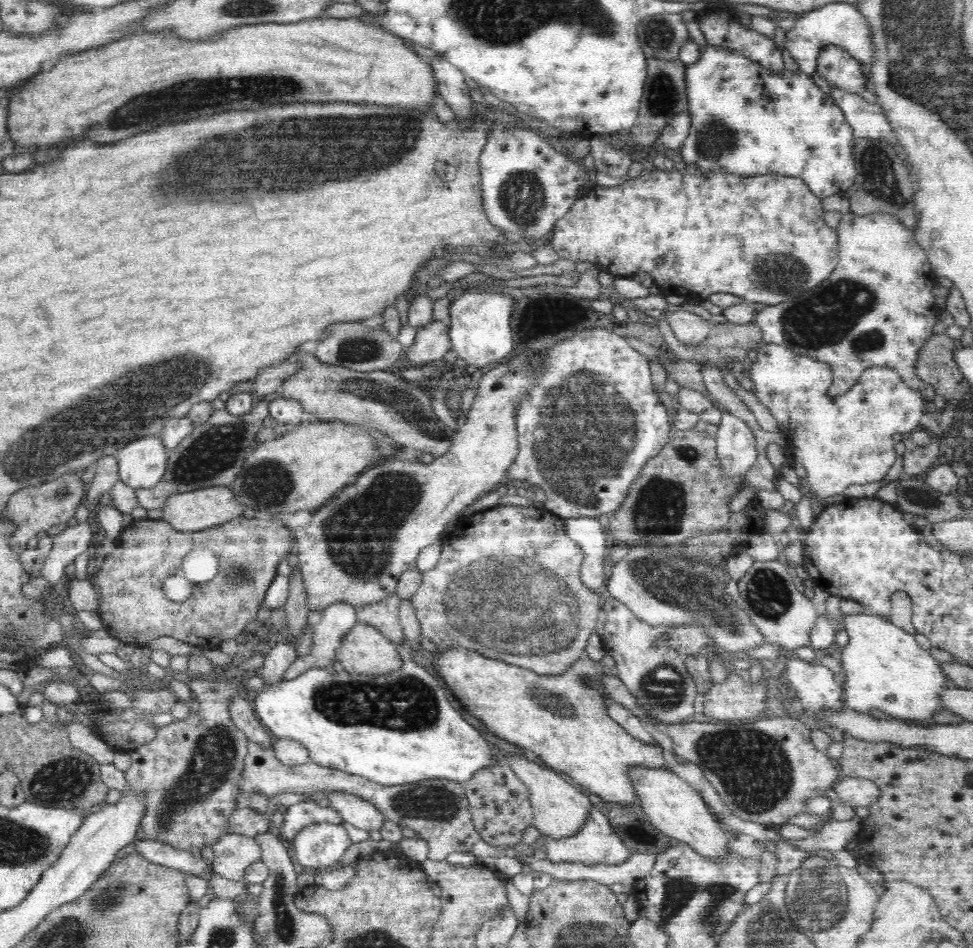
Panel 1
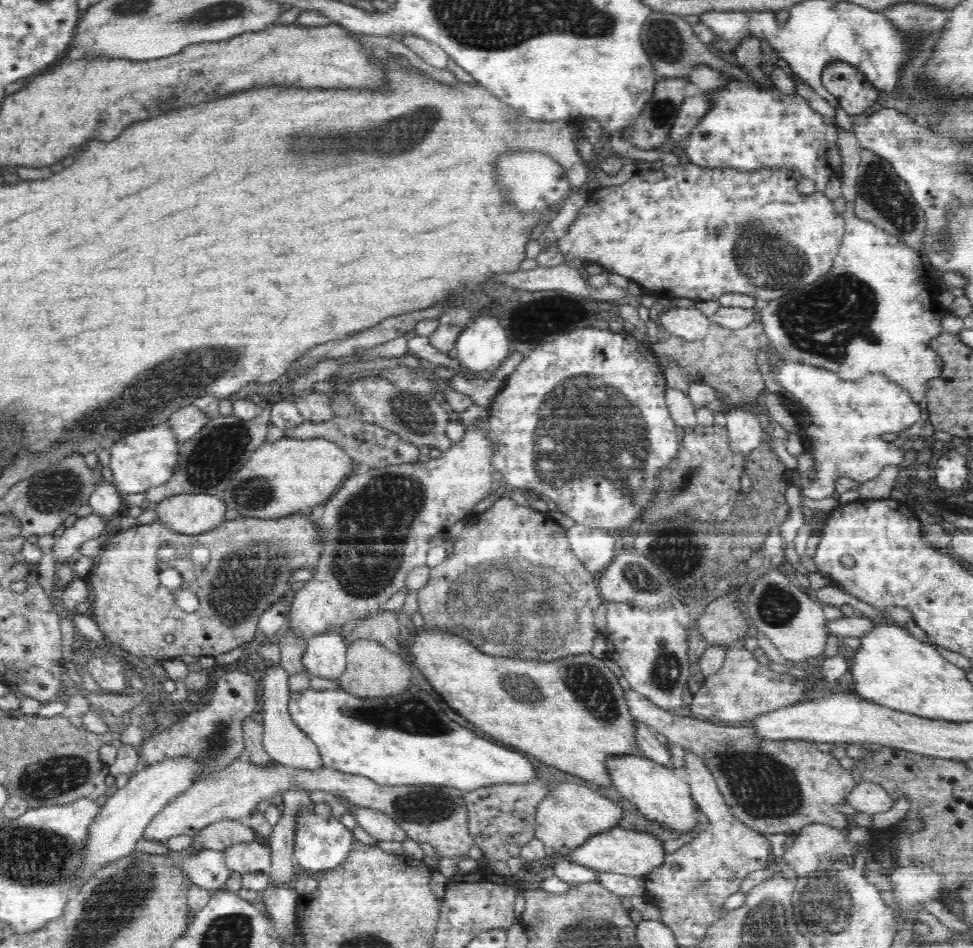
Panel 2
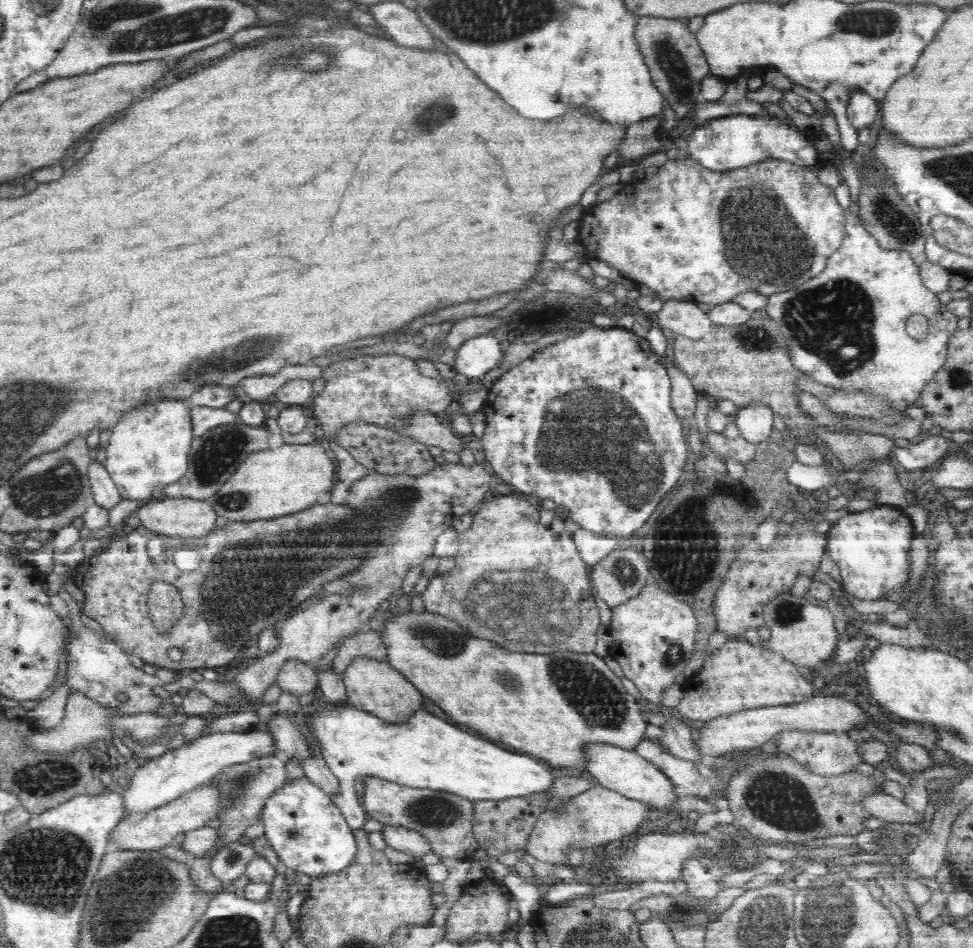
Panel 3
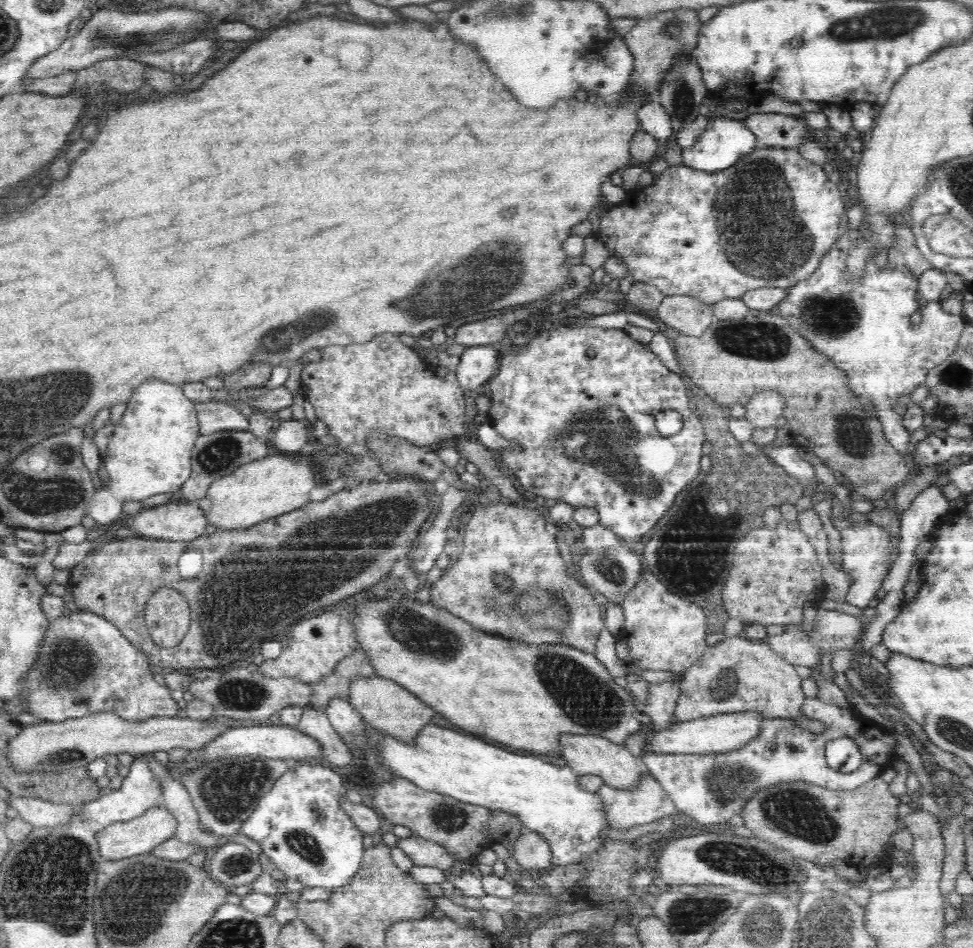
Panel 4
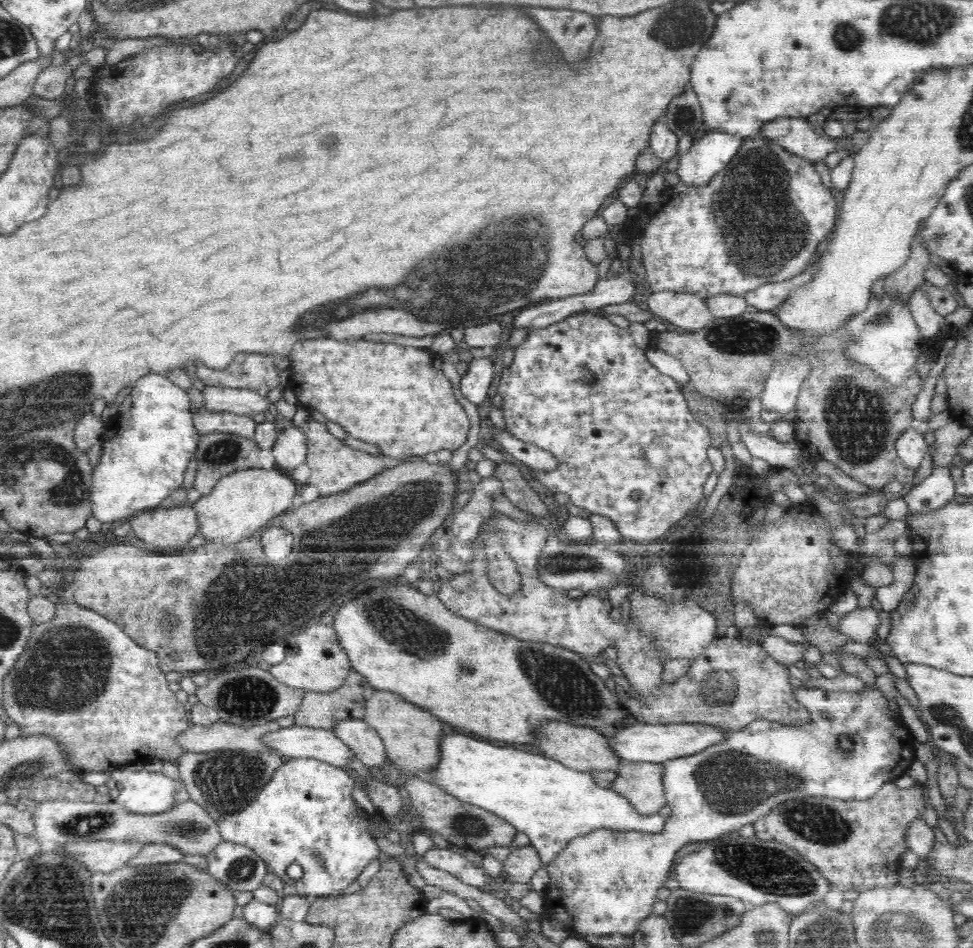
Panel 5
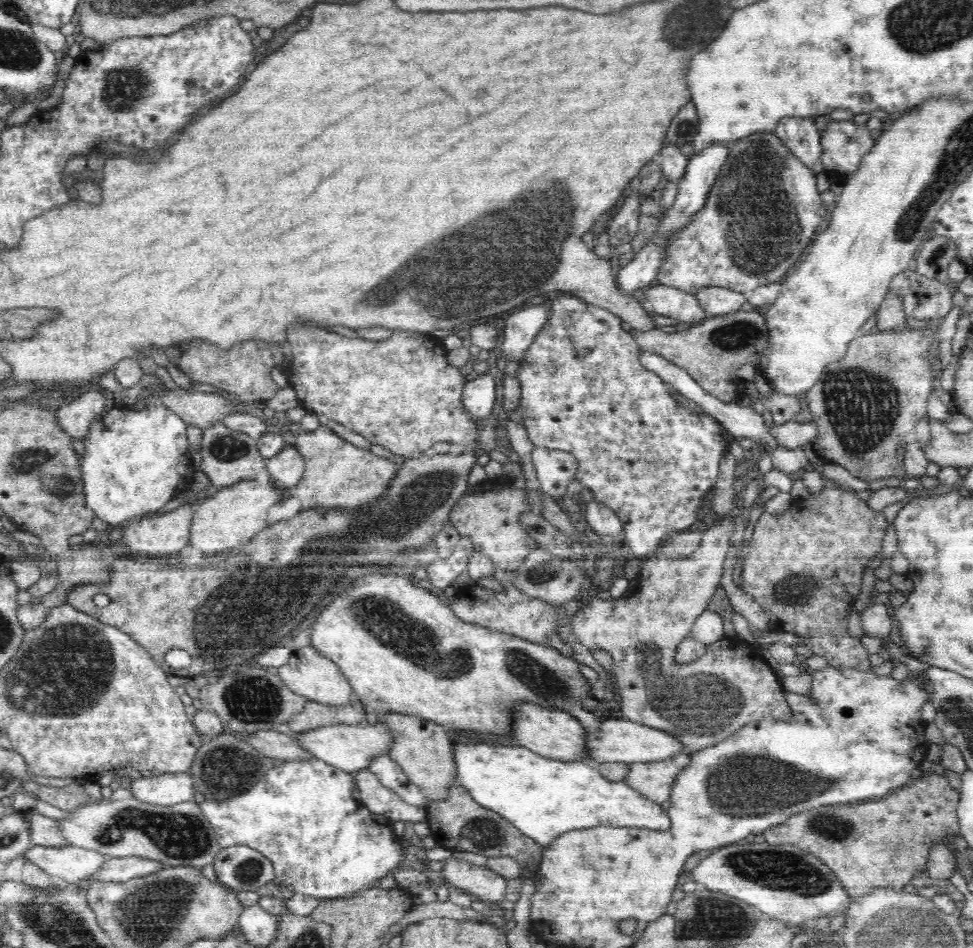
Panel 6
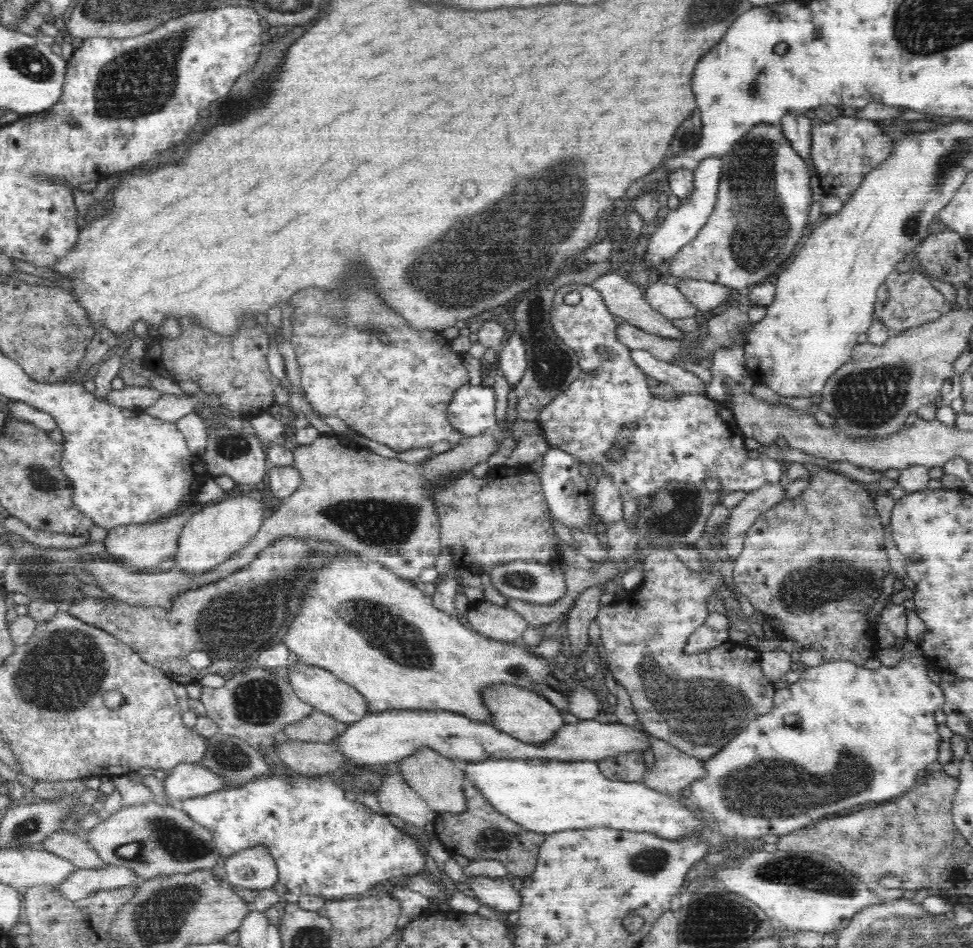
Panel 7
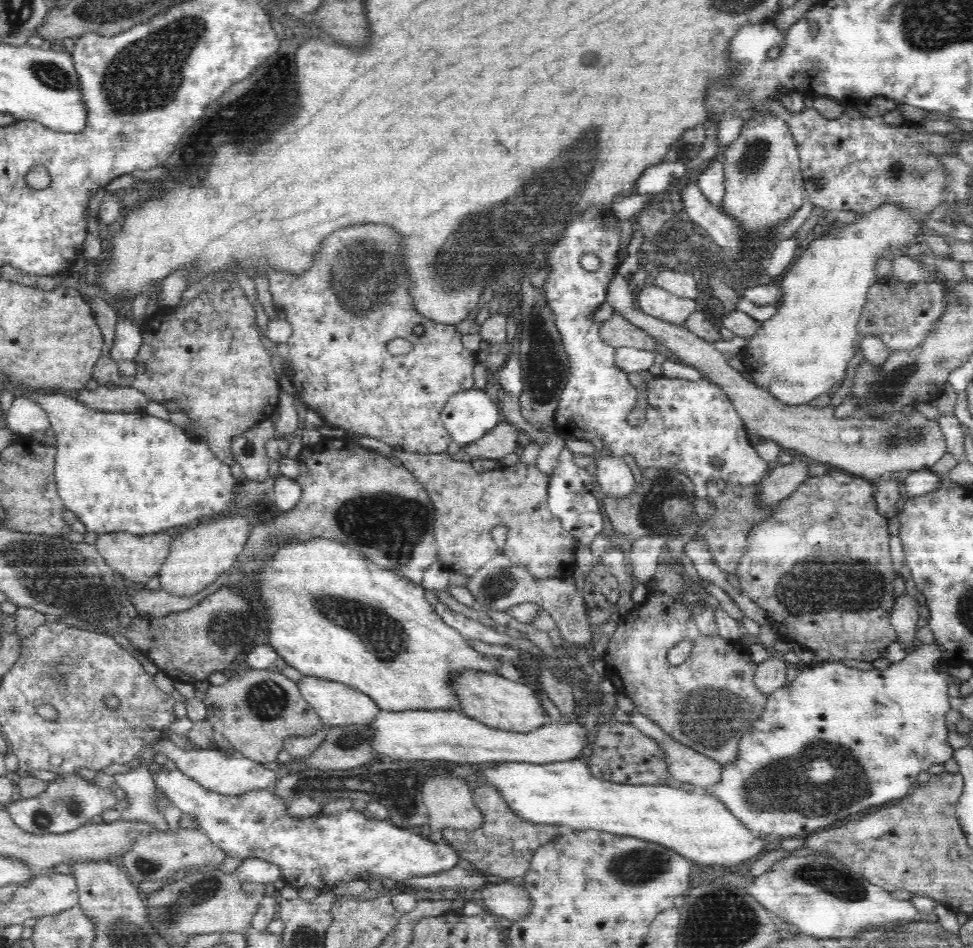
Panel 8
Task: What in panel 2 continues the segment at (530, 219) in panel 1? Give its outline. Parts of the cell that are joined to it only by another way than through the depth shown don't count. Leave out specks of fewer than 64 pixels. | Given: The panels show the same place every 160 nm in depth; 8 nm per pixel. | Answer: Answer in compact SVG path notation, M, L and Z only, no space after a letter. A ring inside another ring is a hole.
M506 152L498 162L498 168L498 184L502 184L502 188L510 188L510 200L514 200L514 204L518 204L526 214L550 212L554 215L571 194L571 185L566 184L566 171L562 172L554 160L540 152Z

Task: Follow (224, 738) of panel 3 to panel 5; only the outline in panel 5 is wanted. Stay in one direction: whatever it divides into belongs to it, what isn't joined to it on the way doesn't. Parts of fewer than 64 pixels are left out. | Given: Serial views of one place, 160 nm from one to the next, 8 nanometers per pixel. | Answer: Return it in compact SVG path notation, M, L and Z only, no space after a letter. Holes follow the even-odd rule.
M294 725L276 732L268 732L260 738L262 745L271 752L288 758L315 758L345 767L354 756L353 750L337 734L325 728Z

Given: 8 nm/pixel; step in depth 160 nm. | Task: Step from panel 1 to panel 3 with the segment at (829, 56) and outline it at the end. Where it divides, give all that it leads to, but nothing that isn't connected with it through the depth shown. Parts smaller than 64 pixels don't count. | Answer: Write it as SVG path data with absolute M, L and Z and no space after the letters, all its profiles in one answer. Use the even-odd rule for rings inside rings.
M852 91L847 102L849 124L855 130L862 130L872 125L878 118L880 106L878 101L864 91Z

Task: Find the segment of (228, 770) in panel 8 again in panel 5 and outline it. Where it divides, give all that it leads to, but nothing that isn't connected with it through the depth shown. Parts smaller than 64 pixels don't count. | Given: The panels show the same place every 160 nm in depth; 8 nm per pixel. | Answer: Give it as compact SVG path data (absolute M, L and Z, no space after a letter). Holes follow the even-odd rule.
M127 767L114 769L110 778L119 785L116 801L128 812L136 814L166 812L172 808L177 790L184 789L181 779L145 769L136 772Z

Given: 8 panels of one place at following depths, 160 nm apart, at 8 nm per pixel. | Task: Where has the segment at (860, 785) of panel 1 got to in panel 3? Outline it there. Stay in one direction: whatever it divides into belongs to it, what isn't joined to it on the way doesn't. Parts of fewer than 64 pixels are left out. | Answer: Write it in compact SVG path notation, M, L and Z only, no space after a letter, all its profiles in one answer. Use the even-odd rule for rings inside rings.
M883 790L868 796L864 800L864 807L871 813L871 816L880 818L886 823L912 823L916 827L923 819L920 810L912 808Z

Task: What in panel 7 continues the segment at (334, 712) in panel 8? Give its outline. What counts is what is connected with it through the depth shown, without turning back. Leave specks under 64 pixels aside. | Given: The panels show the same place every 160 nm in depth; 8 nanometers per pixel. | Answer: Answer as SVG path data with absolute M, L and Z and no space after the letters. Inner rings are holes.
M298 661L288 667L287 680L292 685L298 698L313 707L340 720L343 723L352 724L358 722L369 713L368 704L363 694L360 694L353 686L339 680L332 672L326 671L318 666L307 667Z

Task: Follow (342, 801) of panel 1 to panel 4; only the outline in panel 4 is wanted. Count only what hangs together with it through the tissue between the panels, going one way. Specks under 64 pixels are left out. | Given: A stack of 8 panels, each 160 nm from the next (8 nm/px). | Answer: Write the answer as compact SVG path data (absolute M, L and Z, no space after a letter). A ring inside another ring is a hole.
M414 834L407 838L398 838L397 847L418 866L433 866L443 871L451 869L454 860L441 844Z

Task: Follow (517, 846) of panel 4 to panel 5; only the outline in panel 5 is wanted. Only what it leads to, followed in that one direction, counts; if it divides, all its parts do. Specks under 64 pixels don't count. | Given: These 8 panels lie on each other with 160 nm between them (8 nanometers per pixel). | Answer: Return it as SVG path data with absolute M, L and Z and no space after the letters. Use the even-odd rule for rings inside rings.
M530 845L514 849L502 863L502 870L506 871L507 880L527 884L540 870L540 866L544 865L538 856L538 851Z

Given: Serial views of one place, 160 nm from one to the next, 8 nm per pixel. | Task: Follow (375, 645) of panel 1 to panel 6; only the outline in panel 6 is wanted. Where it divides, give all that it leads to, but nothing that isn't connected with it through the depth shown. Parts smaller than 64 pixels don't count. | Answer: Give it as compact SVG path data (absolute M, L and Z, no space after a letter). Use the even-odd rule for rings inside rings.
M386 713L381 722L388 724L394 732L394 744L387 755L402 767L410 782L421 788L425 802L447 799L449 788L457 778L454 745L447 735L447 729L444 730L445 727L438 723L400 713Z

